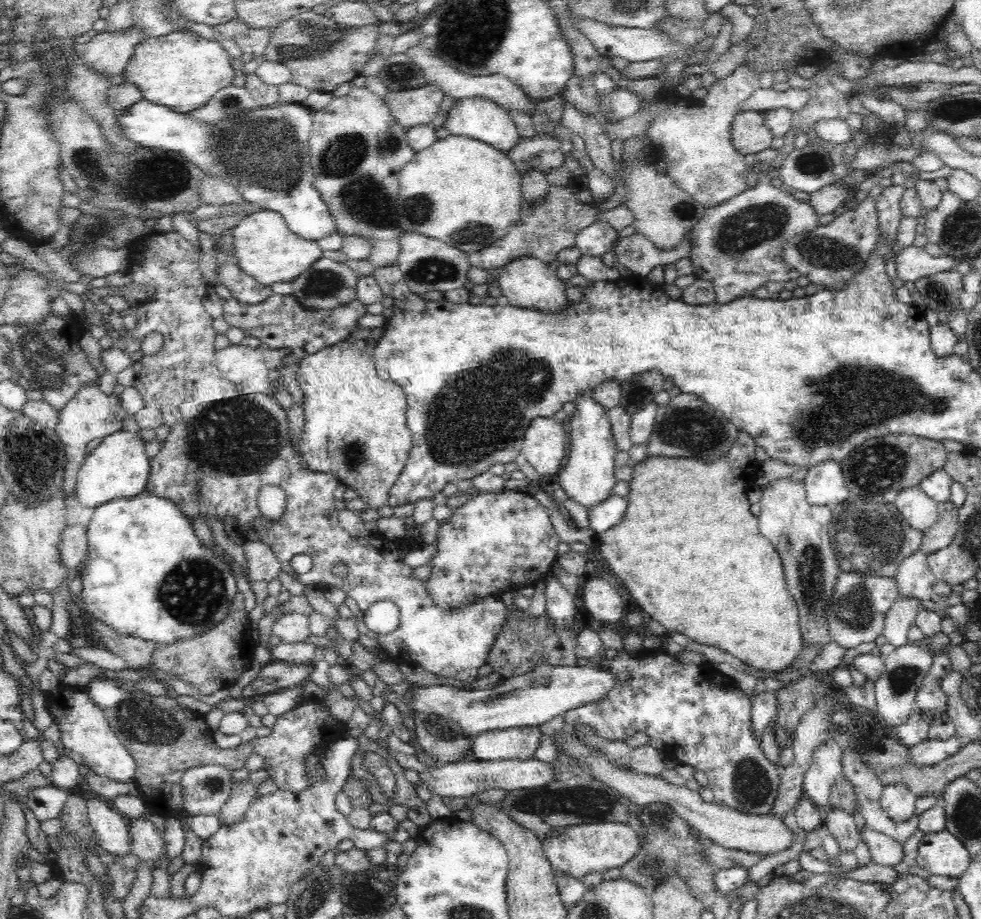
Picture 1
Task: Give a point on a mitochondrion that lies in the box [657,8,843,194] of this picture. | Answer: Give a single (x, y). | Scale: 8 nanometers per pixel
(813, 164)

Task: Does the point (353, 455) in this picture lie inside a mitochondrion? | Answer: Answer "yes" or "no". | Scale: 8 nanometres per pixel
yes

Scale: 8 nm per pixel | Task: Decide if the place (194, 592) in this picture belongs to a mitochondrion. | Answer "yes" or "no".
yes

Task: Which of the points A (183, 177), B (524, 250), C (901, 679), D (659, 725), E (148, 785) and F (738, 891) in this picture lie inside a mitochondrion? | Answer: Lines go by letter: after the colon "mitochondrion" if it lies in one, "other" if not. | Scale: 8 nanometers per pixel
A: mitochondrion
B: other
C: mitochondrion
D: other
E: other
F: other

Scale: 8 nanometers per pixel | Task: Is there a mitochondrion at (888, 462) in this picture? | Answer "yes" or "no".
yes

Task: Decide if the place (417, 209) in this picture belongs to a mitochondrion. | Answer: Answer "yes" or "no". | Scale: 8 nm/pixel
yes

